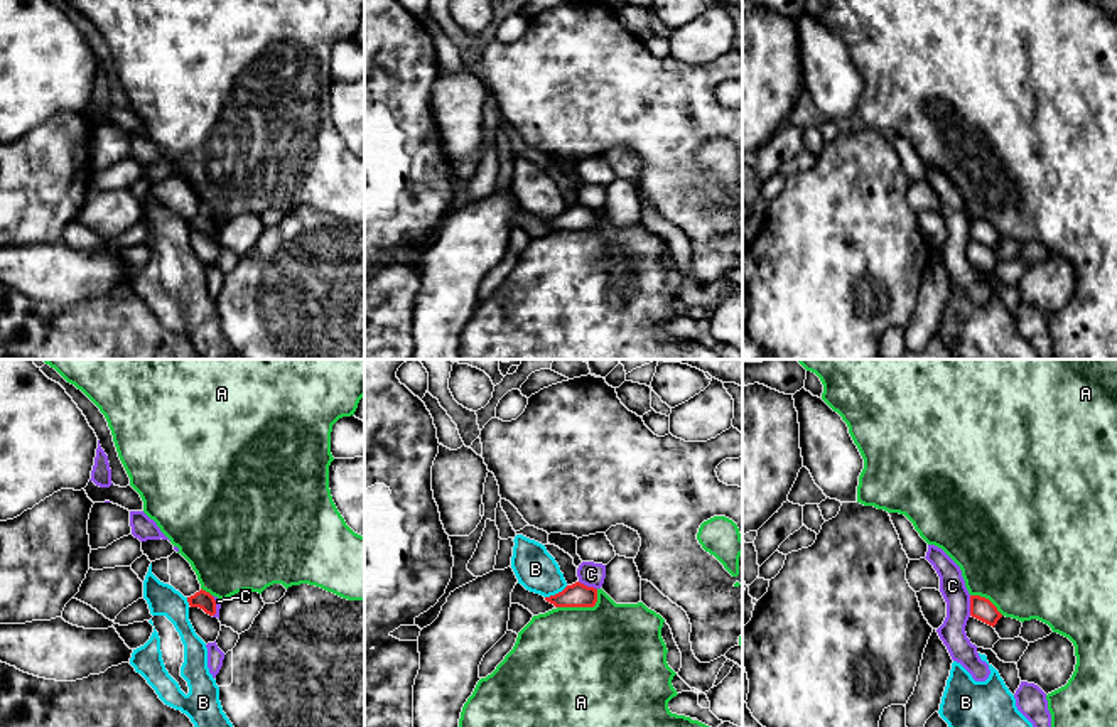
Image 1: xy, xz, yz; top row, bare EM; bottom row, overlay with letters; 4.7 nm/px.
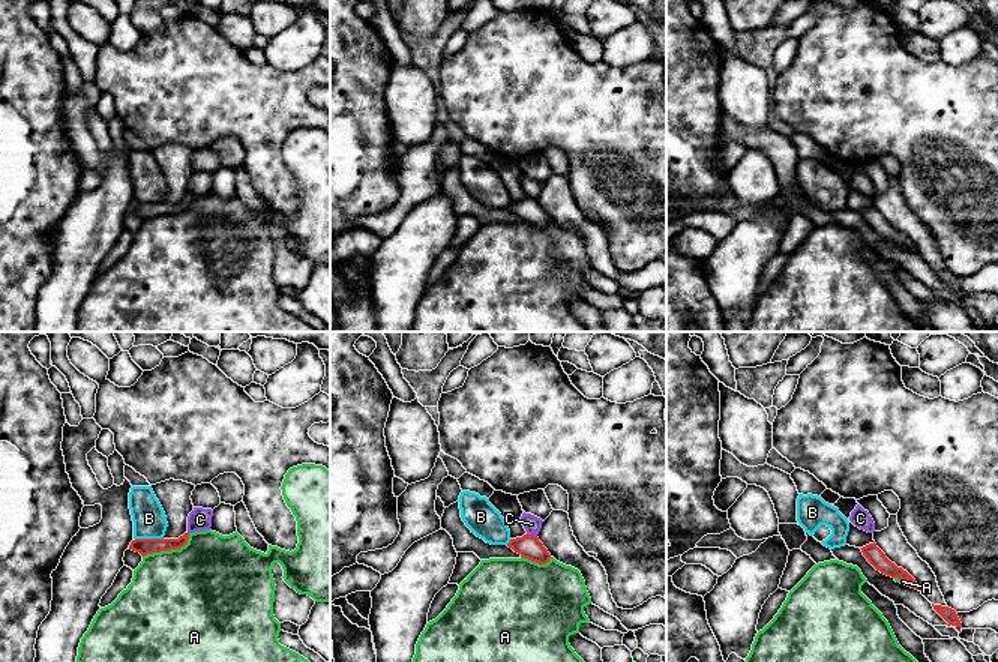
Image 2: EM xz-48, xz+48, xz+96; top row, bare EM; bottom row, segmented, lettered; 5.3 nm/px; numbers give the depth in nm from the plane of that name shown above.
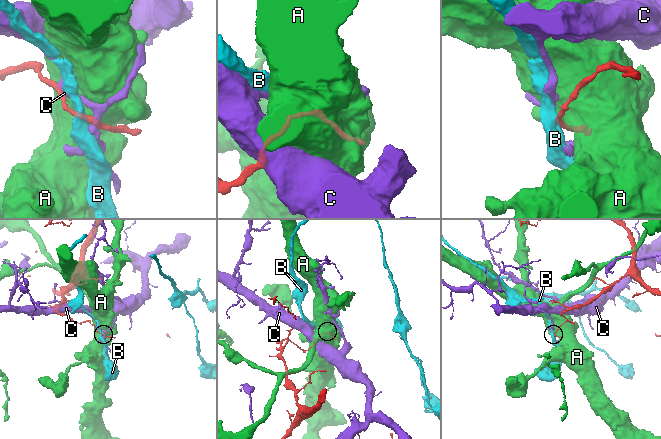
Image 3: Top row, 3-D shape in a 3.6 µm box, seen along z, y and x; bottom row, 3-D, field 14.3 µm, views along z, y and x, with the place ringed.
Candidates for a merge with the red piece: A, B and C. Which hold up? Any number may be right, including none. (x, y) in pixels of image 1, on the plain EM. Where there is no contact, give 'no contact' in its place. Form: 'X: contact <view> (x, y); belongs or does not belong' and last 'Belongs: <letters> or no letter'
A: contact xz (582, 228); does not belong
B: contact xz (555, 216); does not belong
C: contact yz (971, 228); does not belong
Belongs: no letter

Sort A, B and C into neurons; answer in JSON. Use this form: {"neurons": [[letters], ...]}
{"neurons": [["A"], ["B"], ["C"]]}

